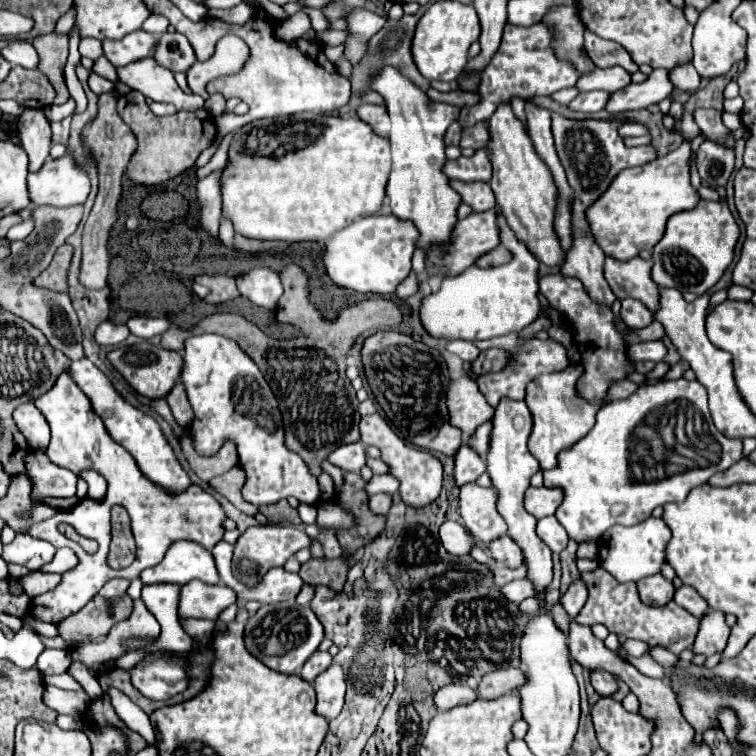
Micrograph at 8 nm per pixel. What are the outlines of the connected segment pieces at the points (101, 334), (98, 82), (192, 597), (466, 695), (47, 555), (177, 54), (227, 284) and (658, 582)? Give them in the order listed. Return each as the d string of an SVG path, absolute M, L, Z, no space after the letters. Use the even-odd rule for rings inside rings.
M101 322L93 334L95 342L101 346L117 346L129 336L129 330L125 326L117 326L113 322Z
M91 74L89 80L87 80L89 88L95 92L95 94L103 94L103 92L113 92L115 90L115 84L99 74Z
M191 580L181 588L179 616L181 618L209 618L217 620L217 614L235 602L235 592L225 584L203 584Z
M453 682L453 684L447 684L441 690L437 690L433 696L433 702L435 702L437 710L449 710L449 708L455 708L461 704L471 704L475 698L477 698L477 692L473 688Z
M17 534L11 544L3 546L3 560L7 564L21 564L29 570L39 570L55 554L55 546L39 538Z
M165 32L157 38L153 58L159 66L169 68L171 72L187 72L195 62L193 48L189 40L179 32Z
M199 276L203 286L209 288L209 294L203 298L209 304L221 304L227 300L235 300L239 296L237 286L235 286L235 278L229 276Z
M653 574L653 576L641 578L637 582L637 590L639 590L639 596L645 604L665 606L673 598L675 586L669 580L665 580L661 574Z

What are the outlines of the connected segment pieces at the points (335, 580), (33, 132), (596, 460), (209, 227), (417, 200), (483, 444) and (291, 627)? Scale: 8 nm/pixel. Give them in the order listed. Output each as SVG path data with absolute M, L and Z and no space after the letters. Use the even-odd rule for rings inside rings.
M311 558L309 562L301 564L299 576L313 586L327 584L333 590L341 590L347 578L349 566L343 558Z
M23 110L17 120L17 136L29 156L29 172L37 172L51 148L51 128L43 110Z
M679 378L657 384L641 384L629 398L609 402L597 412L597 424L593 426L593 430L573 448L559 454L559 466L555 470L543 472L543 486L563 490L563 504L557 508L555 518L563 524L567 534L575 542L583 542L587 538L597 540L613 524L633 526L649 518L655 506L685 500L685 494L691 488L705 484L709 476L713 476L715 472L723 472L731 464L741 460L741 448L741 440L727 438L715 428L708 408L707 390L697 380L689 382L685 378ZM675 400L687 400L701 410L705 422L709 424L709 432L721 446L717 464L707 468L693 468L675 476L657 472L657 464L647 450L649 446L645 438L639 436L639 430L643 428L643 420L651 412L651 408L659 408Z
M219 172L209 174L197 182L197 204L199 204L199 226L213 238L219 236L221 220L221 196L219 196Z
M383 68L383 72L379 72L371 82L371 88L385 98L385 106L391 116L393 168L387 184L391 210L395 216L415 222L421 232L417 246L429 250L433 244L447 242L451 228L457 222L459 194L449 188L449 178L441 172L441 166L445 162L443 136L449 124L457 120L459 108L431 102L395 68Z
M487 420L485 424L481 424L467 440L467 444L483 458L489 452L489 442L491 442L491 430L493 430L493 422Z
M297 602L263 604L249 620L243 632L247 650L265 666L285 674L297 674L305 660L319 648L323 640L323 626L309 606Z

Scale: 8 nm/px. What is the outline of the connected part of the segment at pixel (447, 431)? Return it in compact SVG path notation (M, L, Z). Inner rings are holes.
M379 330L365 338L361 346L361 360L369 388L391 422L391 428L403 440L419 448L453 456L461 446L461 432L447 420L445 392L449 372L441 354L397 330ZM393 366L397 366L397 370L393 370Z

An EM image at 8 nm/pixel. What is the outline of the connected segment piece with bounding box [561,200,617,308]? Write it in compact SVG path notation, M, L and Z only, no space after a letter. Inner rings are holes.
M575 200L573 202L573 248L567 252L565 262L561 264L563 276L575 276L583 282L589 298L603 306L613 306L617 296L611 292L605 276L603 276L603 262L605 256L601 248L587 236L587 222L583 220L585 206Z

